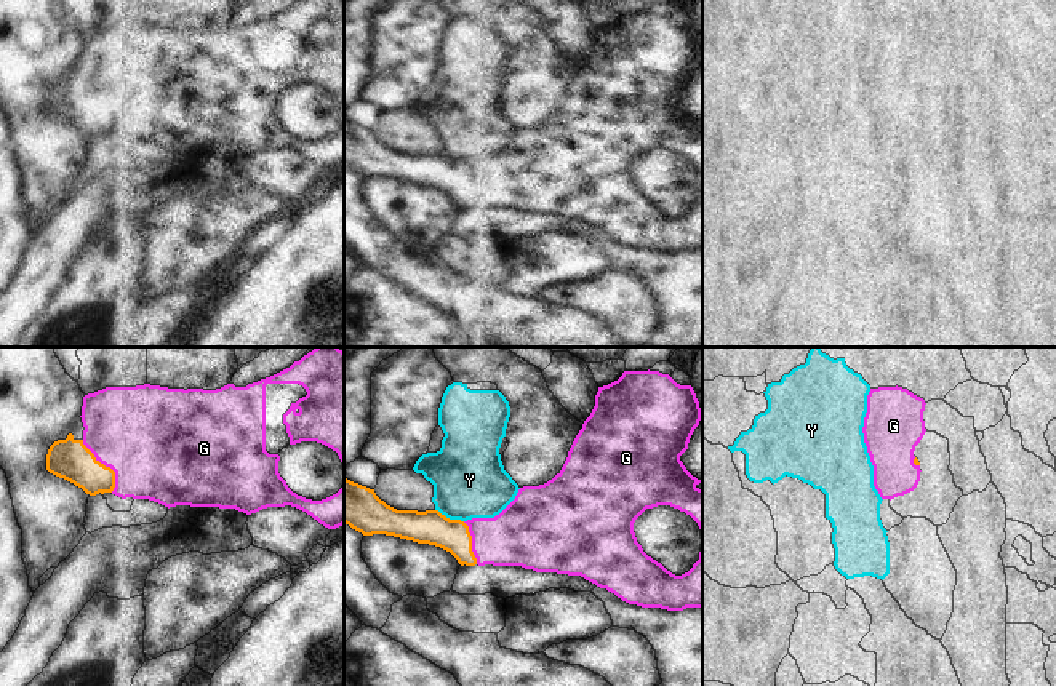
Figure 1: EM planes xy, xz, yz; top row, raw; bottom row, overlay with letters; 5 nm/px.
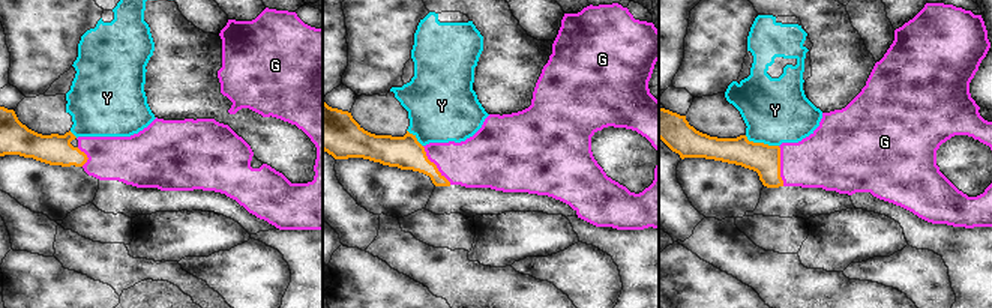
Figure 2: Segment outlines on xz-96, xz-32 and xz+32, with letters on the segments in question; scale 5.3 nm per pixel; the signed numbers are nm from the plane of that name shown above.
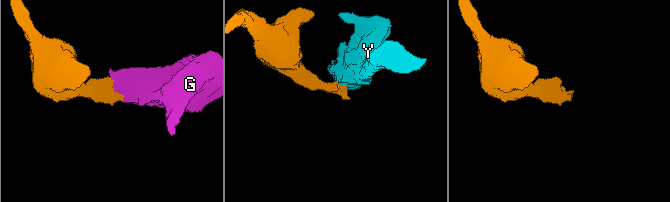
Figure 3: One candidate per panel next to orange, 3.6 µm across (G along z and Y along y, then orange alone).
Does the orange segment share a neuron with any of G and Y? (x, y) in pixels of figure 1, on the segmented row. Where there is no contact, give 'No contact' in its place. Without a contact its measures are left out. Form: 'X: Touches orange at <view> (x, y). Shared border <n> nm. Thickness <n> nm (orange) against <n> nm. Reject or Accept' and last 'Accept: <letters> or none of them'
G: Touches orange at xy (104, 466). Shared border 300 nm. Thickness 200 nm (orange) against 480 nm. Accept
Y: Touches orange at xz (448, 518). Shared border 160 nm. Thickness 170 nm (orange) against 360 nm. Reject
Accept: G

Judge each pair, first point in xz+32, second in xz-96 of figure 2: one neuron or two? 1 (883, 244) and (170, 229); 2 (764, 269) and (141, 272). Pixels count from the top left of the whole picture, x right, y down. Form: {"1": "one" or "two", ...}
{"1": "one", "2": "one"}

